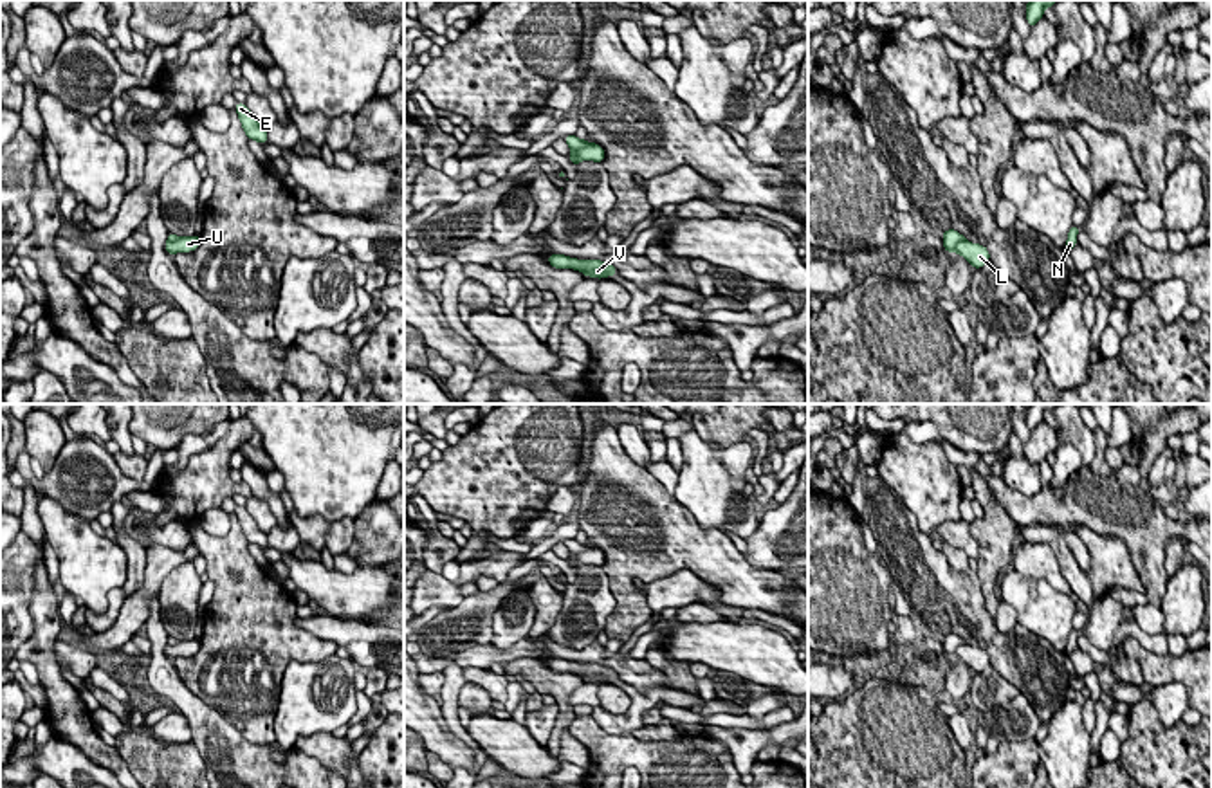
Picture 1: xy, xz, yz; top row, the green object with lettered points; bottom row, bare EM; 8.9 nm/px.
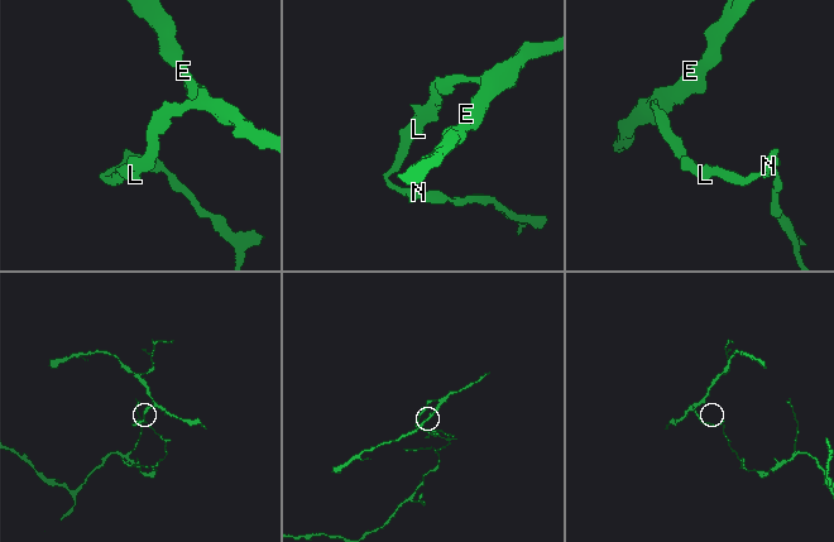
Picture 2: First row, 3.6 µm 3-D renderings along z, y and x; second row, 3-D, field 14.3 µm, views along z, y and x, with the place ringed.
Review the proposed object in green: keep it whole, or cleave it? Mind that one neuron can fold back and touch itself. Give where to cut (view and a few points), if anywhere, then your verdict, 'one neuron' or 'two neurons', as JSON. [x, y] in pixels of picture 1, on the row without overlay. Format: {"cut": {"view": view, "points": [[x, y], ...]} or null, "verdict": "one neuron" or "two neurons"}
{"cut": {"view": "xz", "points": [[594, 547], [570, 554]]}, "verdict": "two neurons"}

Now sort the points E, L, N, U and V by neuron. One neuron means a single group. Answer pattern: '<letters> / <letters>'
E / L N U V

